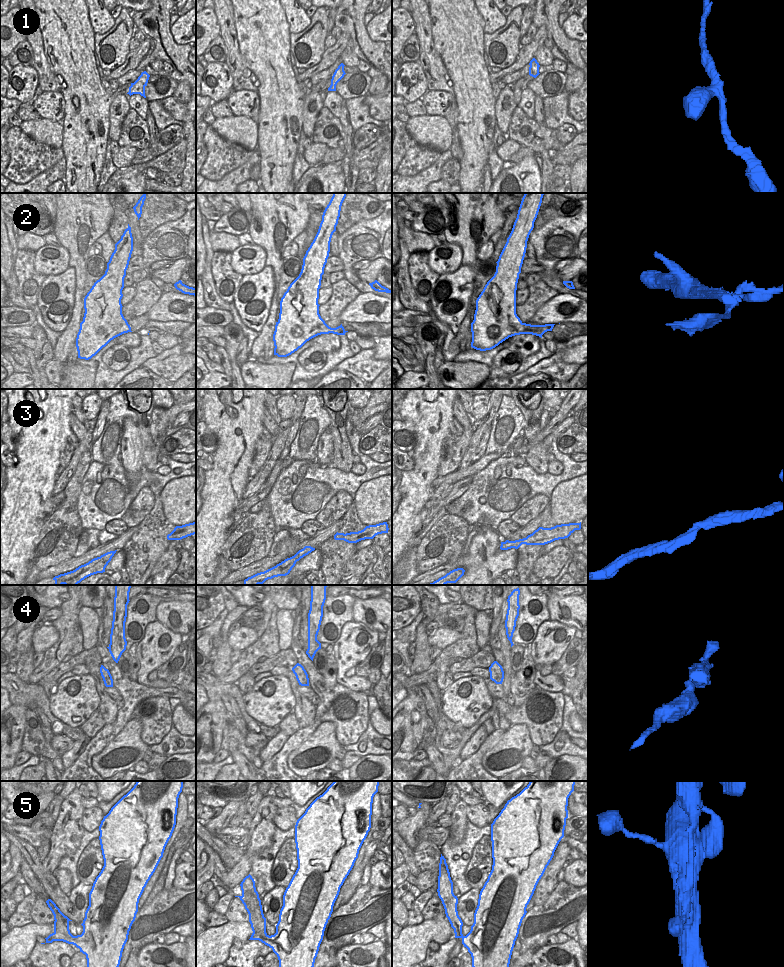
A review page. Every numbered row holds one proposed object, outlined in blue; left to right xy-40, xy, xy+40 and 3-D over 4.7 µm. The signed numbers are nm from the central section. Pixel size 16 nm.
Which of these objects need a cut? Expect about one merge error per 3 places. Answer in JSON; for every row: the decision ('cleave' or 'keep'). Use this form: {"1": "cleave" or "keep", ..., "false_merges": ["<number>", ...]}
{"1": "keep", "2": "cleave", "3": "keep", "4": "cleave", "5": "cleave", "false_merges": ["2", "4", "5"]}

